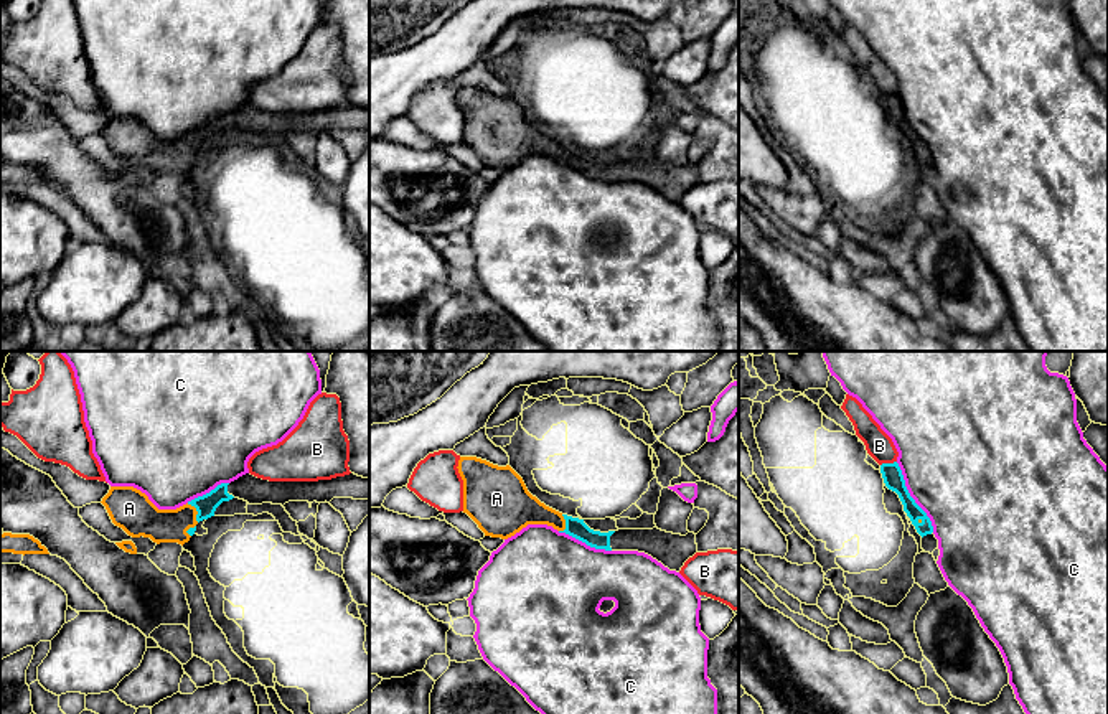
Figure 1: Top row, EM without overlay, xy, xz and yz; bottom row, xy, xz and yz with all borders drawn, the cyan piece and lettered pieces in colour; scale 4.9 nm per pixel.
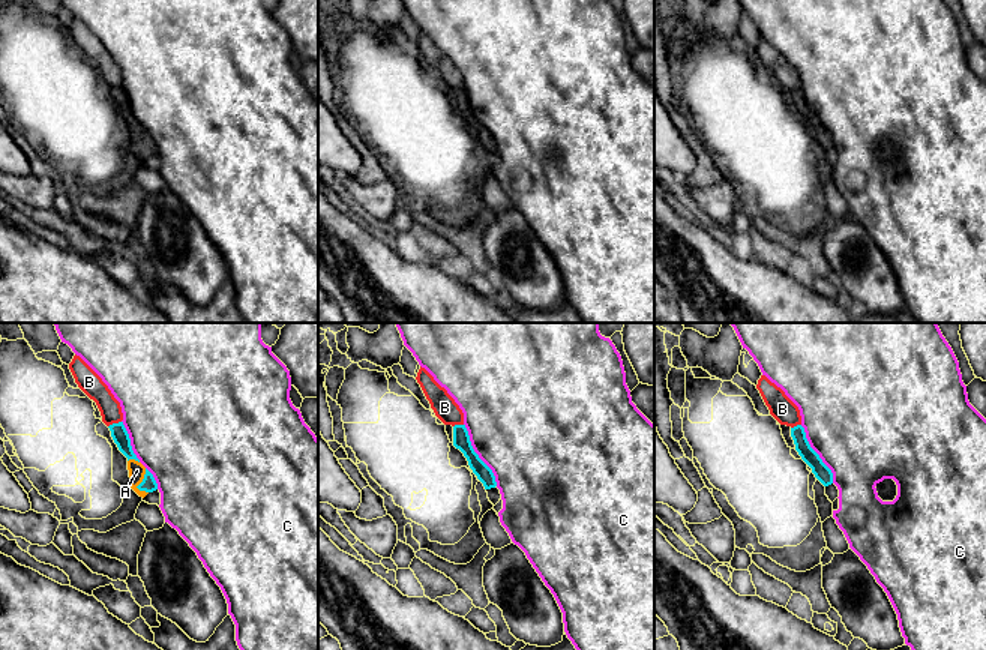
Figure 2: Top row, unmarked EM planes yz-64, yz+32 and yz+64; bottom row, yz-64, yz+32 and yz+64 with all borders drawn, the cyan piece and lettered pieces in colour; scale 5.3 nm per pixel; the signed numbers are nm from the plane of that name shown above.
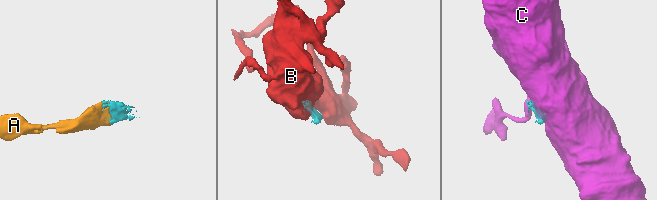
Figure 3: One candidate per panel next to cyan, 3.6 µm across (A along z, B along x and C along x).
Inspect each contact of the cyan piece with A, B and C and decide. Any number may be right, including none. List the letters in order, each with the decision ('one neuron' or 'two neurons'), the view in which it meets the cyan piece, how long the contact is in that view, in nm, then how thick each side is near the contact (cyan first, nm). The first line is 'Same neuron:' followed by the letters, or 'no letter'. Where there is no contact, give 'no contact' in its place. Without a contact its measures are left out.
Same neuron: A
A: one neuron; meets cyan in xy; contact 110 nm long; 100 nm thick on the cyan side, 160 nm on the other
B: two neurons; meets cyan in yz; contact 80 nm long; 100 nm thick on the cyan side, 140 nm on the other
C: two neurons; meets cyan in yz; contact 400 nm long; 100 nm thick on the cyan side, 480 nm on the other

